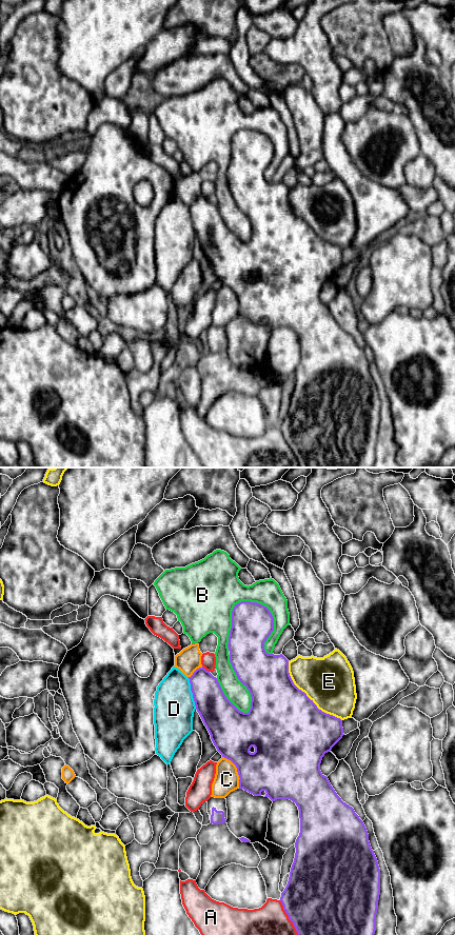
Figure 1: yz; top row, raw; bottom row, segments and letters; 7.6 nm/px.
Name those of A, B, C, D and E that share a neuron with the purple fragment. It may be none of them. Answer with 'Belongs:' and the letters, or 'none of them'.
Belongs: B

